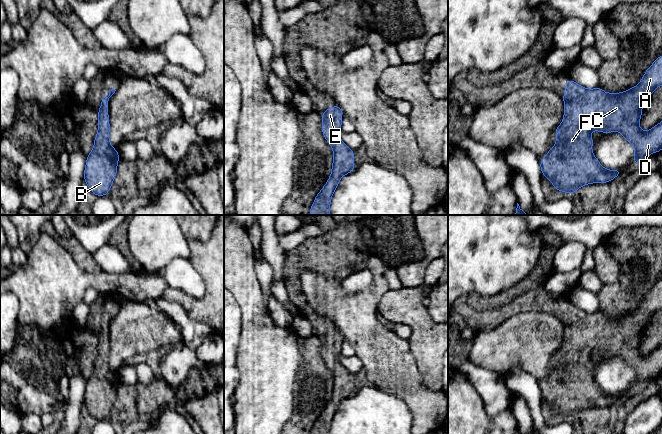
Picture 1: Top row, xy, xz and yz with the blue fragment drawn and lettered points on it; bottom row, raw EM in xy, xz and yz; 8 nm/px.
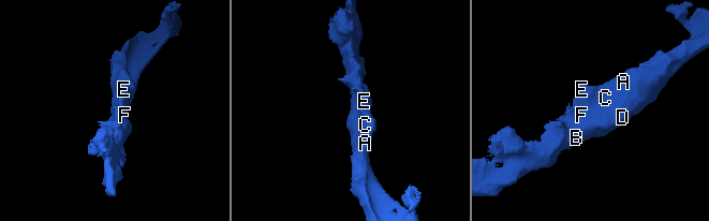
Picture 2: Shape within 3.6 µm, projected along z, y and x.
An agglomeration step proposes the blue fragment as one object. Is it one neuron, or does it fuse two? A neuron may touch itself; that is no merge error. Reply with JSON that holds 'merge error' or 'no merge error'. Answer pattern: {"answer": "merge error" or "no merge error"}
{"answer": "no merge error"}

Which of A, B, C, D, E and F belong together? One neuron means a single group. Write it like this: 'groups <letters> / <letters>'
groups A B C D E F

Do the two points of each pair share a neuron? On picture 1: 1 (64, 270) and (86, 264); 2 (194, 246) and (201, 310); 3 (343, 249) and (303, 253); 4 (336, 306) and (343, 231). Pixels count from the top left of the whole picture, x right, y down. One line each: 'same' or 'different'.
1: different
2: same
3: same
4: different

